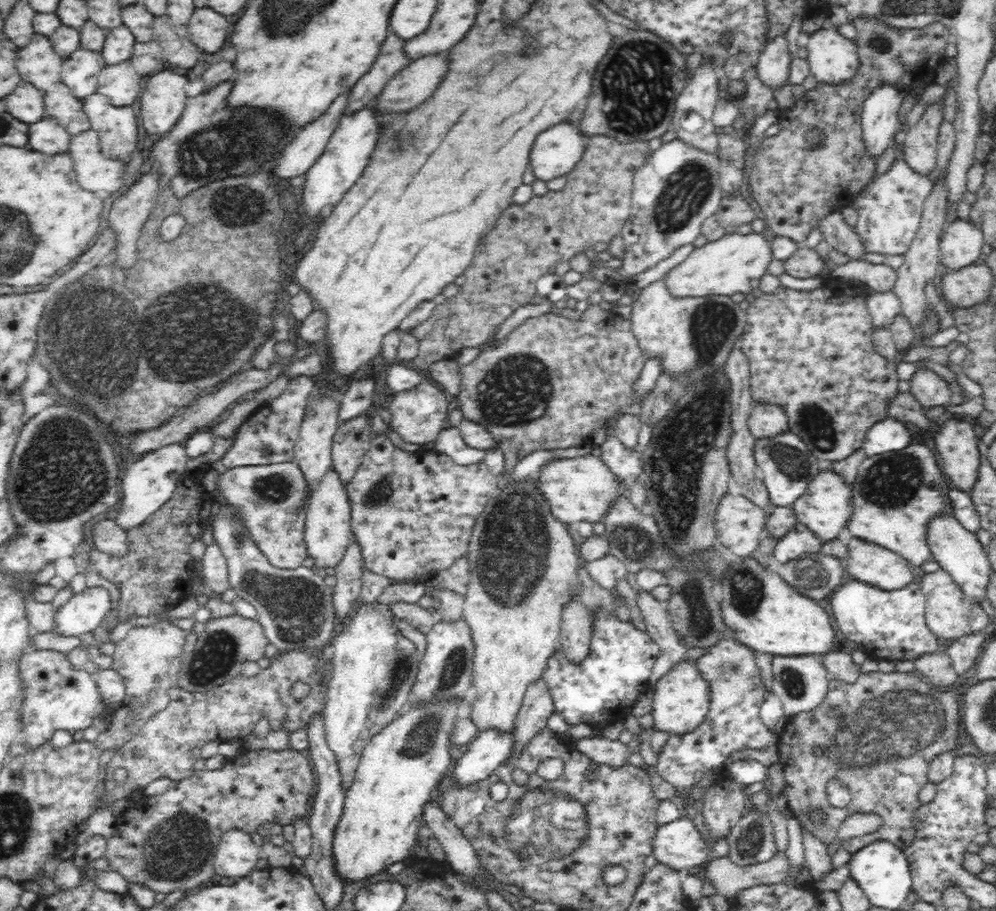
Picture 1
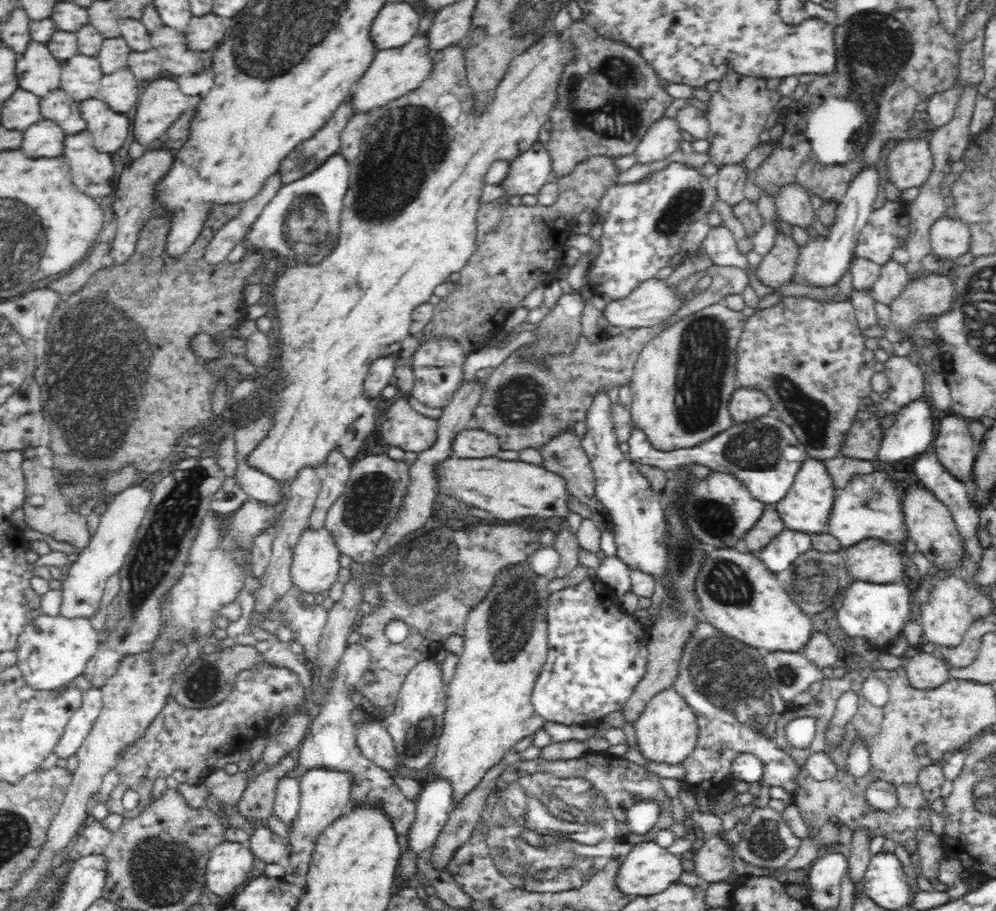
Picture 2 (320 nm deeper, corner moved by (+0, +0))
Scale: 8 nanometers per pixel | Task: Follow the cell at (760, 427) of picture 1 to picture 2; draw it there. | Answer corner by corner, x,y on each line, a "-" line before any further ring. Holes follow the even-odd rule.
739,387
729,404
730,414
736,423
750,422
750,420
760,420
762,416
772,413
772,401
759,390
753,388

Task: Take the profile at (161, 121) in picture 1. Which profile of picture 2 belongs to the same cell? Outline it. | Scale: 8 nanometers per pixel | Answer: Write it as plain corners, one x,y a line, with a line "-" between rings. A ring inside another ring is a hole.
168,78
152,80
152,82
141,91
142,94
139,94
132,123
134,125
136,142
148,149
151,148
157,140
162,139
168,134
170,126
172,126
180,114
190,106
190,102
192,102
194,98
192,98
192,96
186,96
186,94
180,90
180,86
178,86
174,80
168,80

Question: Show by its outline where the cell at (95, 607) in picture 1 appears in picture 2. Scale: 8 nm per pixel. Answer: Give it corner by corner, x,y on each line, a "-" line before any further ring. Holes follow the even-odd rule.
40,612
24,624
18,636
17,665
22,676
32,687
51,689
84,674
87,660
99,645
102,635
93,627
88,617
66,617
62,613
50,615

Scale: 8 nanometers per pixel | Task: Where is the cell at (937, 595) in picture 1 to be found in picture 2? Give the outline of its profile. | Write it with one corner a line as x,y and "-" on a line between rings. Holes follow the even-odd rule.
959,576
935,578
932,581
927,599
919,606
924,644
932,646
934,650
941,647
954,648
959,646
969,627
976,622
976,618
971,613
970,605
973,595
972,586

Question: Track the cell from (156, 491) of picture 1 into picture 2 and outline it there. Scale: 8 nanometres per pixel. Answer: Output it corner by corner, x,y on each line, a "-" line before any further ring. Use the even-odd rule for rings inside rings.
136,481
123,485
123,489
114,495
114,500
108,505
108,509
100,524
91,536
88,546
72,559
65,570
65,574
58,585
62,588
62,606
60,613
66,617
84,615
90,618
100,602
105,582
110,576
121,570
130,550
133,548
137,530
142,523
153,498
154,486
142,486

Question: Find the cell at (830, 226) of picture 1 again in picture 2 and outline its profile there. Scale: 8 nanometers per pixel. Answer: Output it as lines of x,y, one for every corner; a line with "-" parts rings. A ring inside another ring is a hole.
786,186
782,192
778,192
774,202
780,217
788,223
812,228
818,220
818,213
812,206
810,195
799,186

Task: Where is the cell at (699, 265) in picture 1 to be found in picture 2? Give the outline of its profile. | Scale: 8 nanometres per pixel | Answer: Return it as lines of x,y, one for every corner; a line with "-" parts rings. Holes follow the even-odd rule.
649,278
643,280
622,300
613,300
603,310
604,318
611,326
618,326
622,330
627,328
649,327
668,322
684,304
696,297
700,286
694,285
686,294
678,294
678,286
670,284
666,278

